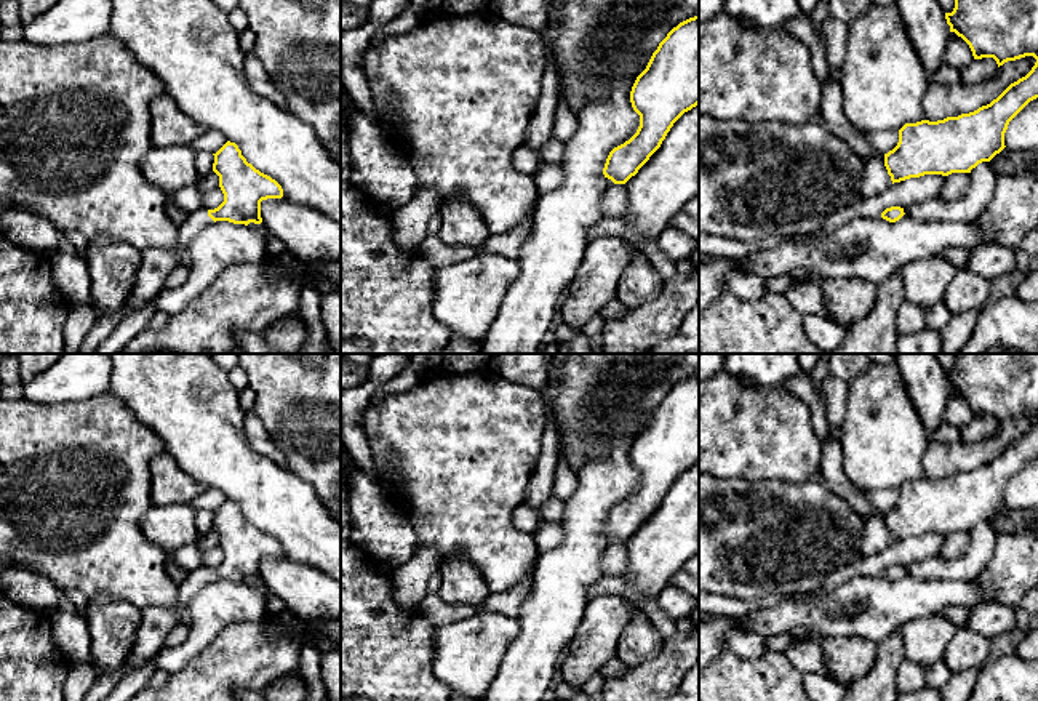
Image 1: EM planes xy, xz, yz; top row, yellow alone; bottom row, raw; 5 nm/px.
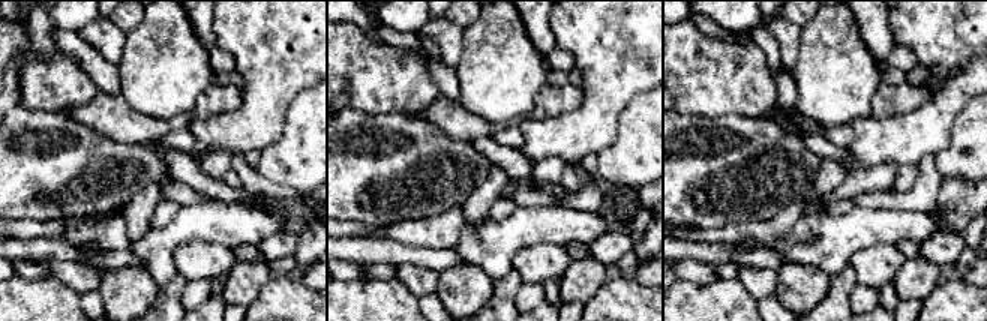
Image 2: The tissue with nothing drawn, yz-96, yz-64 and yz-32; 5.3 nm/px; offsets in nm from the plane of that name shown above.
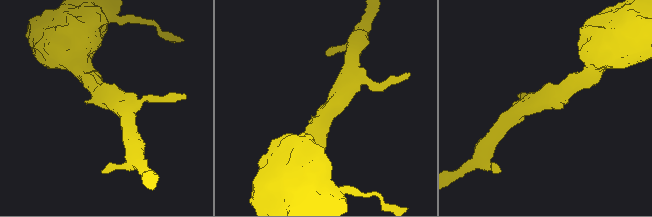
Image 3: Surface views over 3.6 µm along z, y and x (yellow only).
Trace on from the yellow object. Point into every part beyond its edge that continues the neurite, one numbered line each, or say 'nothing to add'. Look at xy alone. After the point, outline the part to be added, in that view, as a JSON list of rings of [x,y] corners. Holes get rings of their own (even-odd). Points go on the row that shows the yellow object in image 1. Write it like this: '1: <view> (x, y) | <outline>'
1: xy (199, 220) | [[[205,206],[189,214],[187,219],[178,226],[178,246],[189,248],[192,238],[211,222],[214,221],[208,216],[208,210]]]

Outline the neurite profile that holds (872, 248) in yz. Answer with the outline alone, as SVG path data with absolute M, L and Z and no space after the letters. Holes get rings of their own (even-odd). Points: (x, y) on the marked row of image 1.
M904 214L899 221L889 222L878 218L854 218L833 234L816 237L806 243L784 240L779 246L753 251L741 258L745 269L741 274L773 278L788 275L793 269L808 269L820 282L833 277L859 277L870 280L876 286L889 278L896 269L902 269L912 261L934 256L948 246L960 246L966 251L984 245L979 229L972 222L920 221Z

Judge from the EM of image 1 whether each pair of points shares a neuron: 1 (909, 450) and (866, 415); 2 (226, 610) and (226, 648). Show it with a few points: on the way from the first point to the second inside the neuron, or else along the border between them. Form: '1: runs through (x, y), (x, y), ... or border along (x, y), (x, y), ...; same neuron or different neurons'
1: runs through (898, 447), (877, 426); same neuron
2: border along (261, 621), (226, 626), (199, 653); different neurons

